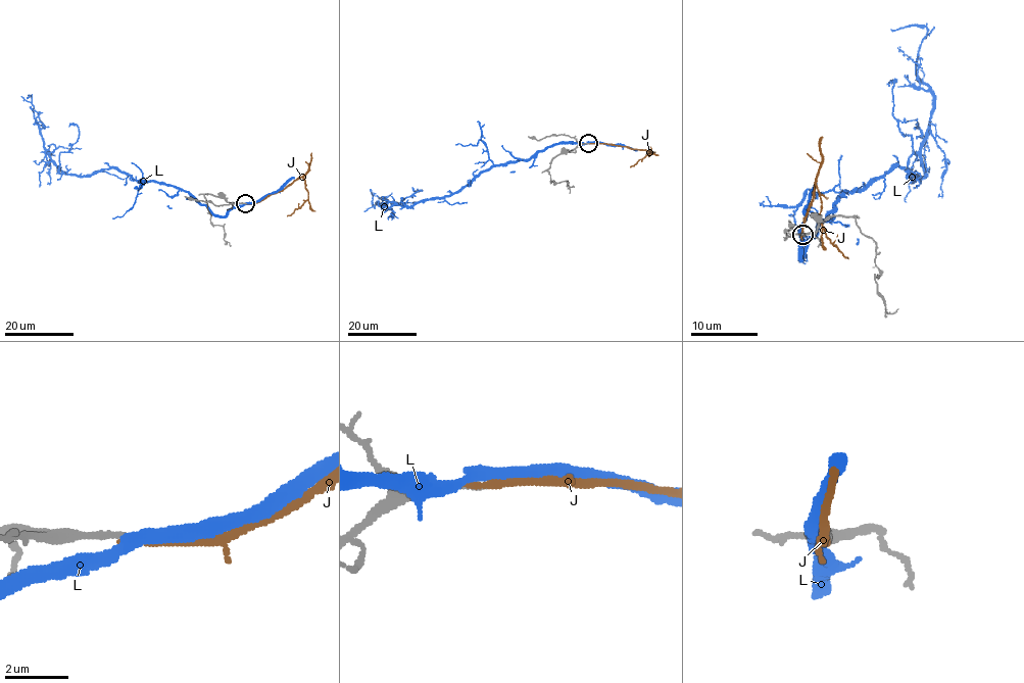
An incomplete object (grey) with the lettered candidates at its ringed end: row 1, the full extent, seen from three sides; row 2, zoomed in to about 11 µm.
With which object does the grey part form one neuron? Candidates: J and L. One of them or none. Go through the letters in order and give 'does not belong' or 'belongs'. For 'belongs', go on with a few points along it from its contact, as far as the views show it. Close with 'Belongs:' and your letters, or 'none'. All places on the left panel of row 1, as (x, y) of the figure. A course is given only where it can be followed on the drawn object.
J: belongs | via (244, 204), (262, 200), (301, 177), (307, 199), (287, 216)
L: does not belong
Belongs: J

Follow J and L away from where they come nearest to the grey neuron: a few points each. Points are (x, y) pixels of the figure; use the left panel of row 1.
J: (244, 204), (262, 200), (301, 177), (307, 199), (287, 216)
L: (244, 203), (215, 216), (188, 192), (137, 182), (114, 167), (85, 176), (64, 173), (44, 146), (27, 97)

